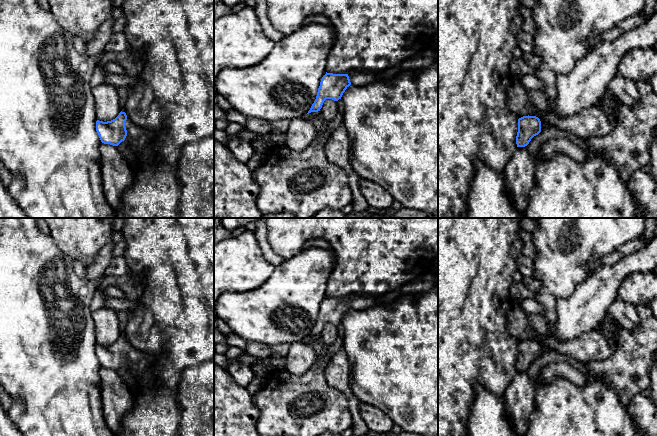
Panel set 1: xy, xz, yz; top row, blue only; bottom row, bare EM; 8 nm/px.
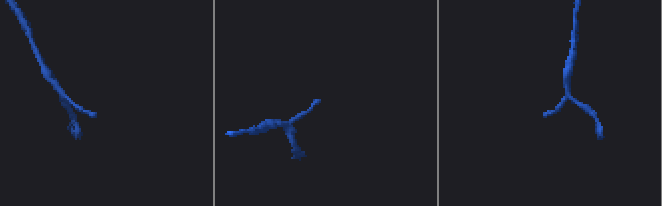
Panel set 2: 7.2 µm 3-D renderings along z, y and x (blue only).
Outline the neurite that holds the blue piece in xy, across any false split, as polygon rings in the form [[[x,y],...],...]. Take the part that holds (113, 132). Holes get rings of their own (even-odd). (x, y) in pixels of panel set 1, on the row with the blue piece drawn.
[[[120,112],[119,115],[107,122],[96,121],[96,131],[102,143],[118,146],[125,140],[127,135],[133,139],[141,136],[152,137],[153,133],[146,129],[135,125],[126,115],[125,112]]]

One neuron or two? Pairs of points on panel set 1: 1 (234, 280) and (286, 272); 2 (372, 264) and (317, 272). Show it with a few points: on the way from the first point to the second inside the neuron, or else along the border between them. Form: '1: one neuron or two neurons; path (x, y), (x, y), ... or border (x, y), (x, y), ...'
1: two neurons; border (275, 267), (272, 274), (253, 289)
2: two neurons; border (333, 252), (334, 266), (325, 293)

